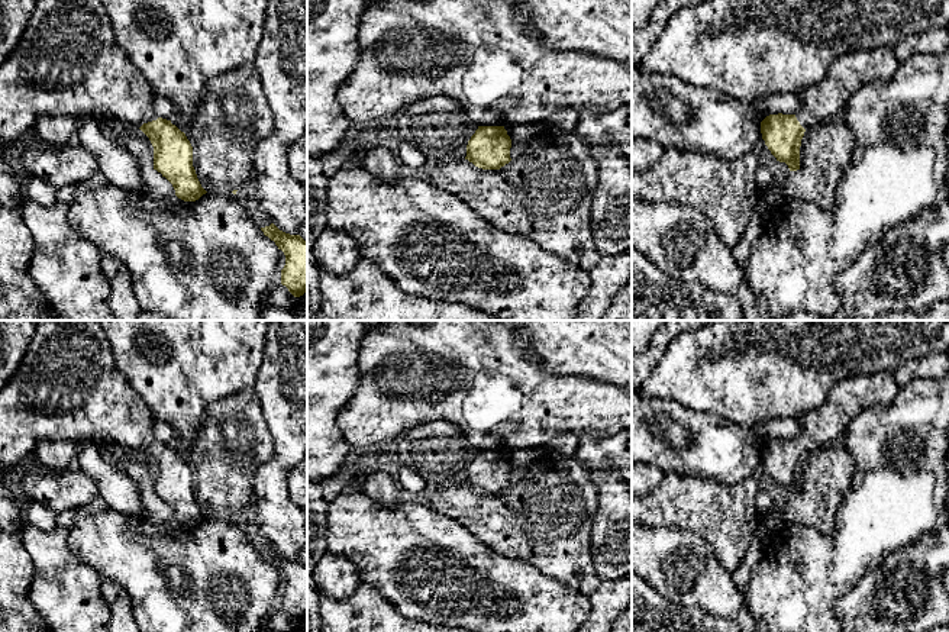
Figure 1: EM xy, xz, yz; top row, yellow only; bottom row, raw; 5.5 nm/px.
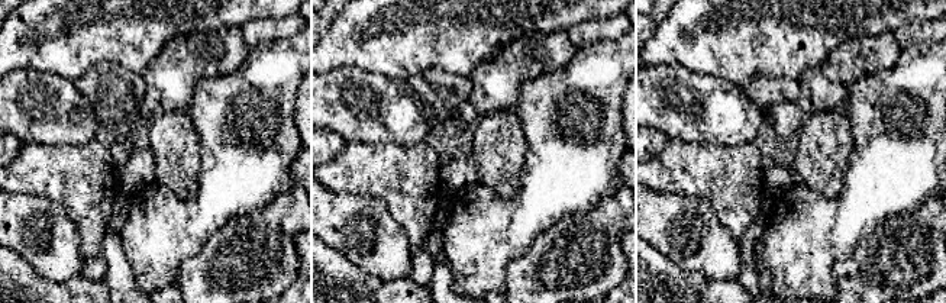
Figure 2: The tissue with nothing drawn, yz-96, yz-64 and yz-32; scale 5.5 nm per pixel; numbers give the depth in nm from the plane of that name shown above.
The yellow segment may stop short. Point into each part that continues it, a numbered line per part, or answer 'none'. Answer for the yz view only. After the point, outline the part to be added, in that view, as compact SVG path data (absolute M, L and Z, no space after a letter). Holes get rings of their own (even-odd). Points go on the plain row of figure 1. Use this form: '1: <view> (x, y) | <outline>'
1: yz (849, 397) | M891 371L859 374L836 383L822 407L807 410L797 419L800 423L797 445L807 454L839 441L849 423L864 410L890 406L898 388Z

